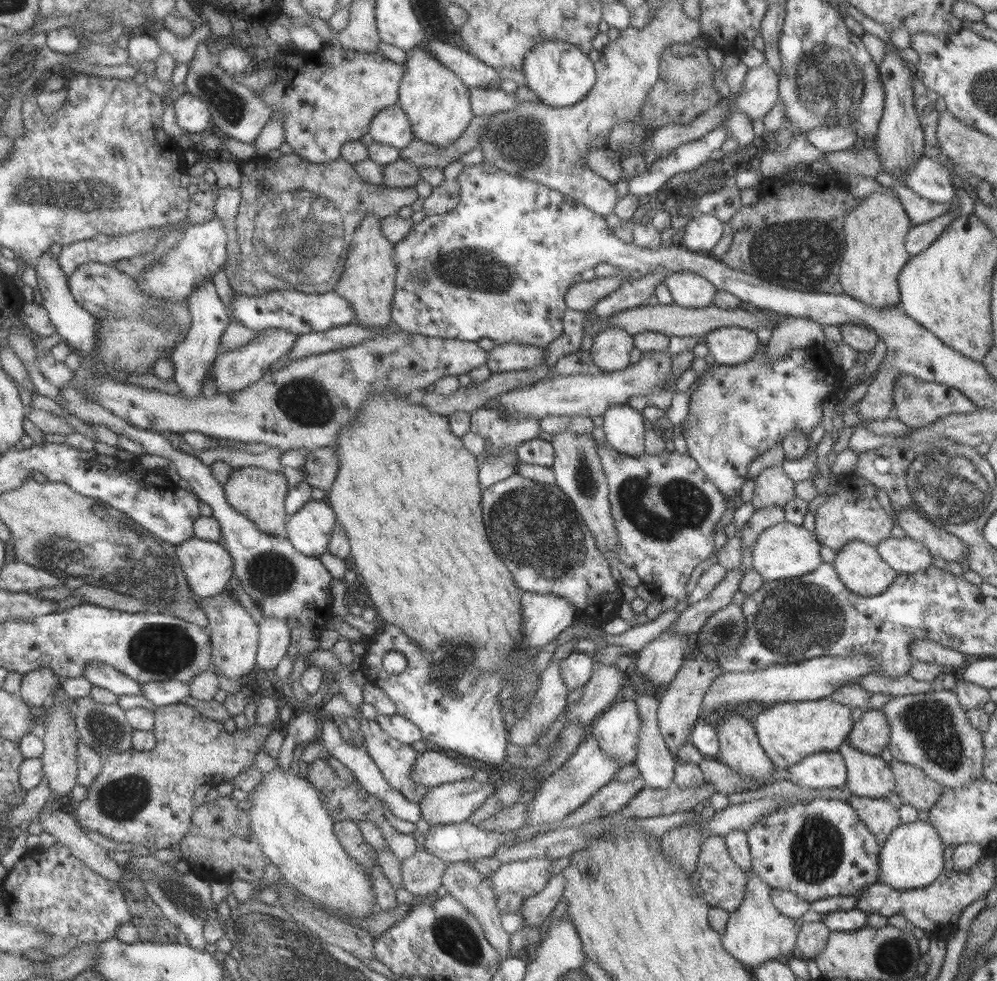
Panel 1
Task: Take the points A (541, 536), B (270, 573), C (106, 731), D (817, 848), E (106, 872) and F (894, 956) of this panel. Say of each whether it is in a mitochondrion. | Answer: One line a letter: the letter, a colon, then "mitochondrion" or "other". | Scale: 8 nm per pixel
A: mitochondrion
B: mitochondrion
C: mitochondrion
D: mitochondrion
E: other
F: mitochondrion

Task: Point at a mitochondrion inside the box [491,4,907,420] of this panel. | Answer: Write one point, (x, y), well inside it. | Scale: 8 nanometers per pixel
(826, 84)

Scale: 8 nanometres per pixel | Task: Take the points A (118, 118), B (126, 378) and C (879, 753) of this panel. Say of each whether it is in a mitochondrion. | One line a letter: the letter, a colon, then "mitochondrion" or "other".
A: other
B: other
C: other

